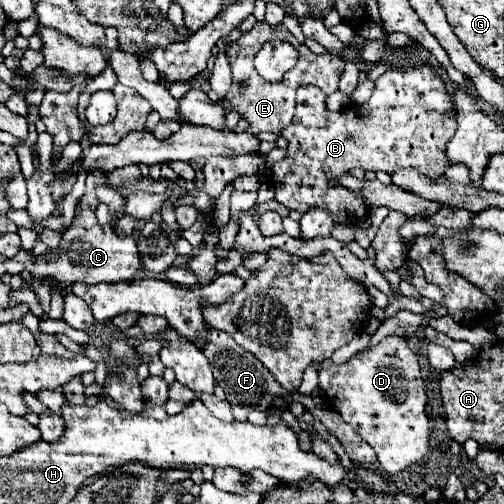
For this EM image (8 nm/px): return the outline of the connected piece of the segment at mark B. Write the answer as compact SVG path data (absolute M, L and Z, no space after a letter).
M414 66L404 70L390 70L376 80L376 90L372 98L364 104L350 104L338 112L330 112L326 108L326 94L316 86L300 86L296 98L296 116L294 122L282 130L282 136L288 140L286 156L274 162L268 178L274 184L276 200L284 204L288 210L296 210L306 214L312 208L324 208L334 224L356 226L362 218L368 216L368 208L360 196L354 196L352 190L340 184L340 178L348 174L352 168L362 170L384 170L394 174L400 168L414 168L428 176L430 180L438 180L448 168L446 144L456 134L456 108L452 96L446 90L442 78L430 68Z

